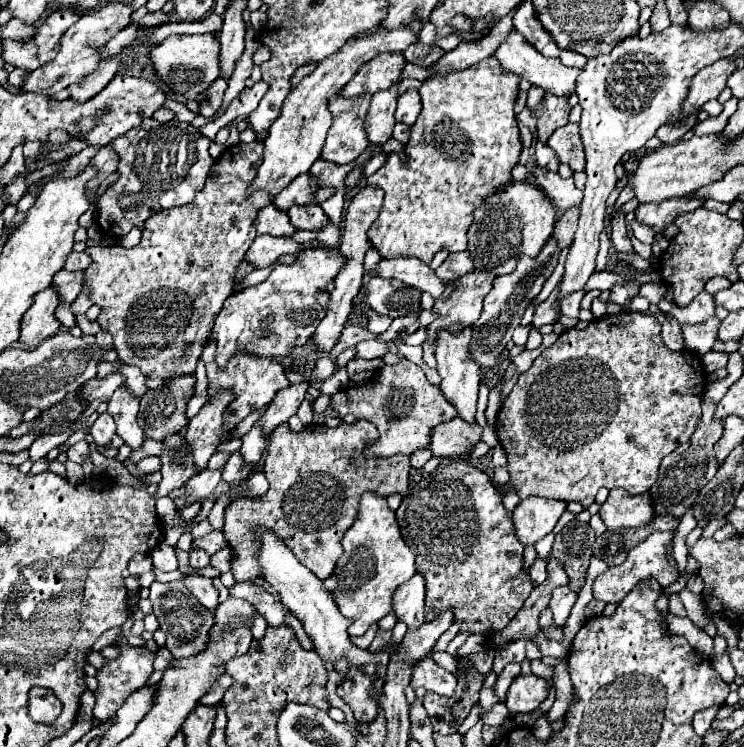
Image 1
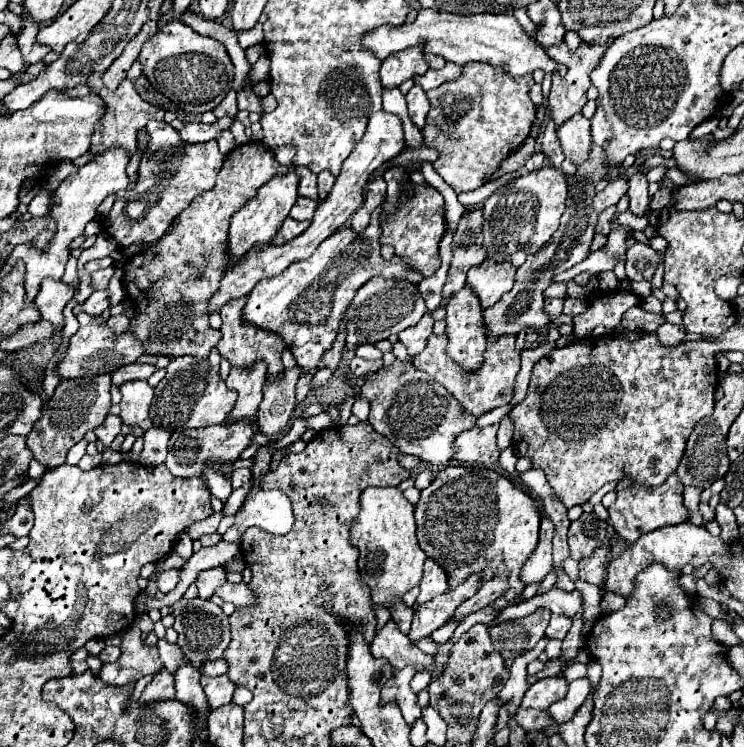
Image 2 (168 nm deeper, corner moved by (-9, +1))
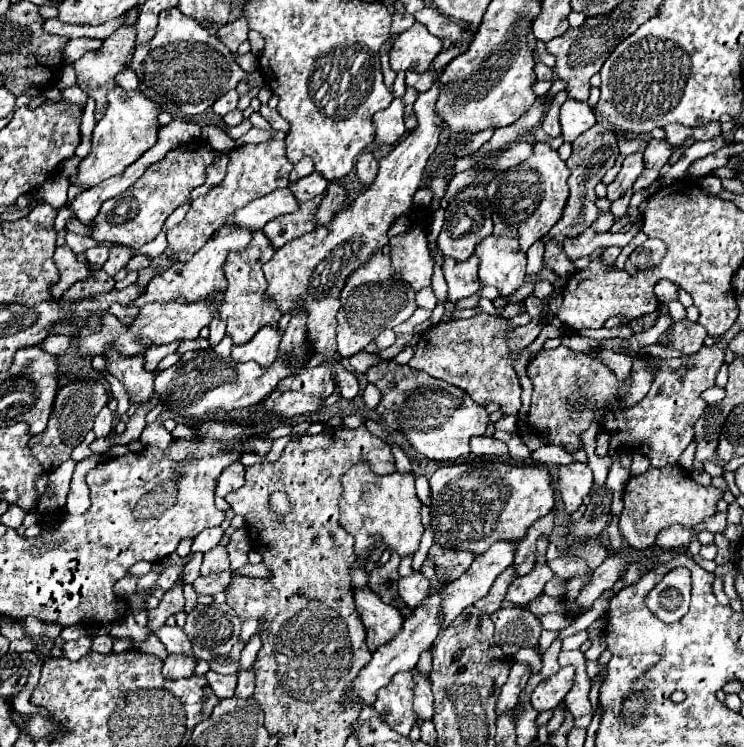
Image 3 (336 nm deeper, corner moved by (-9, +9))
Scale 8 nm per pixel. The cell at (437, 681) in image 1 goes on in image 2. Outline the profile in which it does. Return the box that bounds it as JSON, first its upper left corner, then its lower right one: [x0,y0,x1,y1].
[371,620,433,672]

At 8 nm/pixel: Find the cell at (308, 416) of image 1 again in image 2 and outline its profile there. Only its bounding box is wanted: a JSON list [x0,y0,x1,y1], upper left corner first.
[304,411,335,432]

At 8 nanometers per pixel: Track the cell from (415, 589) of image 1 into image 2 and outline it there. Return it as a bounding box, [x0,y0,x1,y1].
[417,558,449,604]

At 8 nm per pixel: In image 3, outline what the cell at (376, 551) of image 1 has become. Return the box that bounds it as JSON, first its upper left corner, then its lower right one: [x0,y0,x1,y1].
[339,462,423,564]

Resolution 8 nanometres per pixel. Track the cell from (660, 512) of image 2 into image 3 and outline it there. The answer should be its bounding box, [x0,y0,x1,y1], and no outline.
[619,464,721,550]

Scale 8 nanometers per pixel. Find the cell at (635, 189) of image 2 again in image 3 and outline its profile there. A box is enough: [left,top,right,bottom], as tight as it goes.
[645,140,671,170]

